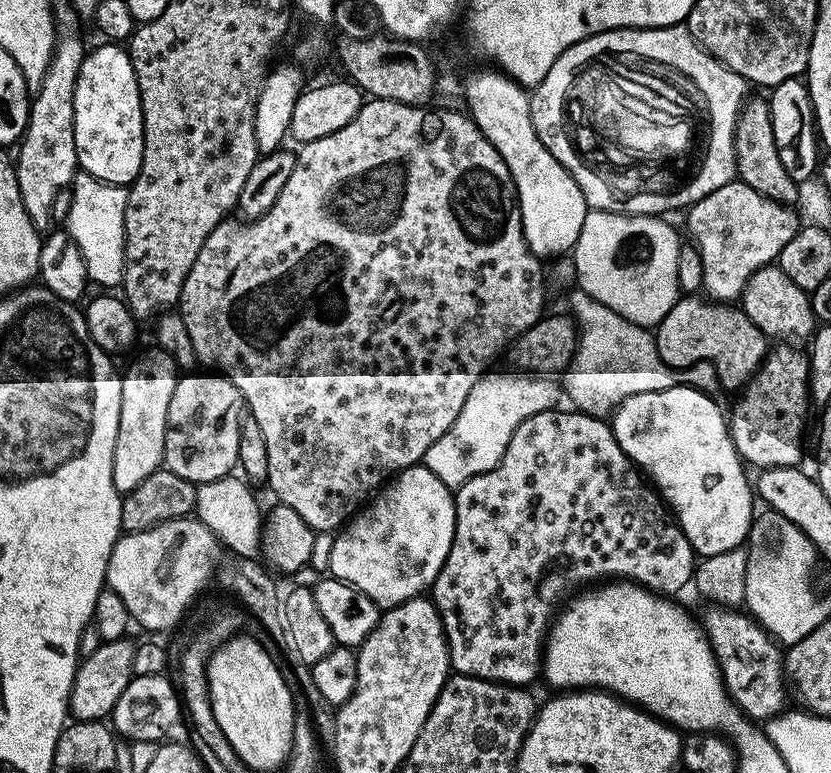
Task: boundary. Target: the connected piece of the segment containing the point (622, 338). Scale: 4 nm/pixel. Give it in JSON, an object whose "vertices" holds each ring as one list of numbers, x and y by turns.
{"vertices":[[576,290,571,293,572,309,571,315,576,321,578,329,578,343,576,345,576,354,572,357,570,367,563,373,562,392,568,395,568,400,573,409,577,412,584,412,587,416,607,417,626,398,634,394,646,394,654,390,666,390,673,388,675,384,687,384,690,388,697,388,699,392,716,394,721,391,720,383,716,377,716,371,712,364,707,364,705,360,698,362,689,368,671,368,658,358,656,349,656,337,649,329,636,325,628,321,620,314,615,313,610,306,603,305,596,301,587,293]]}

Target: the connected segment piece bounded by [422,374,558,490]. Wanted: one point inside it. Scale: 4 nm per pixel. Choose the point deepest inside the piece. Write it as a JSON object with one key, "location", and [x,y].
{"location":[496,407]}

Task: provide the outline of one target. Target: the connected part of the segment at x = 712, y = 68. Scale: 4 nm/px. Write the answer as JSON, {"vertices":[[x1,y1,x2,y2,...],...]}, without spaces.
{"vertices":[[673,26,670,28,615,28,612,32,603,32,588,36,582,42,570,46,550,66,546,78,536,85,531,93,532,102,532,121,534,130,538,138,542,138,542,146,562,162,564,169,578,182,582,190,584,200,588,203,589,209,598,211,620,212,620,204,612,200,612,192,572,156,572,148,568,148,568,140,564,140,564,128,560,128,560,104,564,104,564,80,572,76,572,68,576,64,584,64,588,56,596,56,596,52,604,52,604,48,636,48,636,52,644,52,644,56,656,56,656,60,668,60,668,64,676,64,676,68,684,68,688,76,696,76,696,84,708,92,708,104,712,104,712,116,716,116,716,136,712,136,712,152,708,152,708,164,704,164,704,172,700,172,700,180,688,188,688,192,680,192,680,196,636,196,636,200,628,200,624,204,624,213,638,216,660,216,669,214,675,208,681,210,696,204,706,194,714,194,718,186,726,186,731,180,737,179,736,159,734,158,734,126,740,113,740,107,744,105,746,99,746,81,734,70,730,70,720,61,716,60,710,53,701,48,696,40,689,34,687,27]]}

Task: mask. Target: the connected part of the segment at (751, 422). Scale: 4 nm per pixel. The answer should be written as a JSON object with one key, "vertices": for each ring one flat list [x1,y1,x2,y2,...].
{"vertices":[[773,347,760,369,735,397,732,412,730,408,728,430,736,453,745,465,753,464,756,470,774,466,795,468,804,456,804,415,810,409,808,358,796,348,799,347]]}

